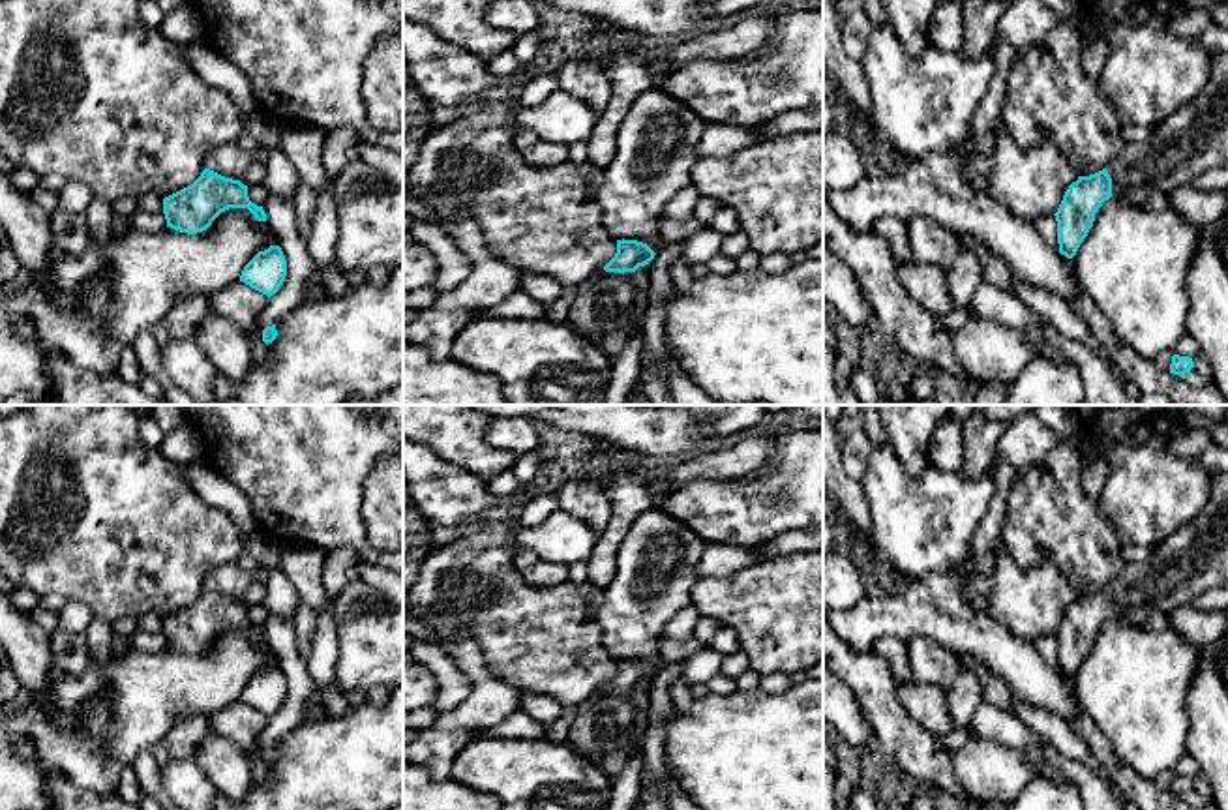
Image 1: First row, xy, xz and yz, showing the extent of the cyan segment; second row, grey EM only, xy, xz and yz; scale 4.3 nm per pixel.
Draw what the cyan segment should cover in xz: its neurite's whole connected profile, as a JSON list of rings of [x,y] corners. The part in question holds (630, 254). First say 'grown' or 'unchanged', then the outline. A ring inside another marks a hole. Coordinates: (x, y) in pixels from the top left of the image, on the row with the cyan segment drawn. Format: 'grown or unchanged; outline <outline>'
grown; outline [[[617,240],[615,257],[574,289],[568,322],[615,362],[641,332],[651,304],[651,276],[641,268],[654,251],[637,240]]]

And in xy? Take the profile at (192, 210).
unchanged; outline [[[210,169],[191,186],[163,199],[167,227],[187,234],[206,231],[229,208],[247,208],[257,221],[266,221],[262,206],[249,201],[247,186]]]

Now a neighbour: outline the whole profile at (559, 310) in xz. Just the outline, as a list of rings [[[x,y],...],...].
[[[564,287],[562,294],[553,302],[551,309],[546,313],[549,321],[566,322],[568,308],[572,304],[574,289]]]

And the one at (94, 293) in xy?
[[[90,279],[82,283],[81,298],[82,309],[97,311],[109,296],[109,283],[105,279]]]

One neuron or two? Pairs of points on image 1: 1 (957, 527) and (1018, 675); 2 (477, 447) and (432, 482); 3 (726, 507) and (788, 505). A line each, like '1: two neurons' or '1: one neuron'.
1: two neurons
2: two neurons
3: one neuron

